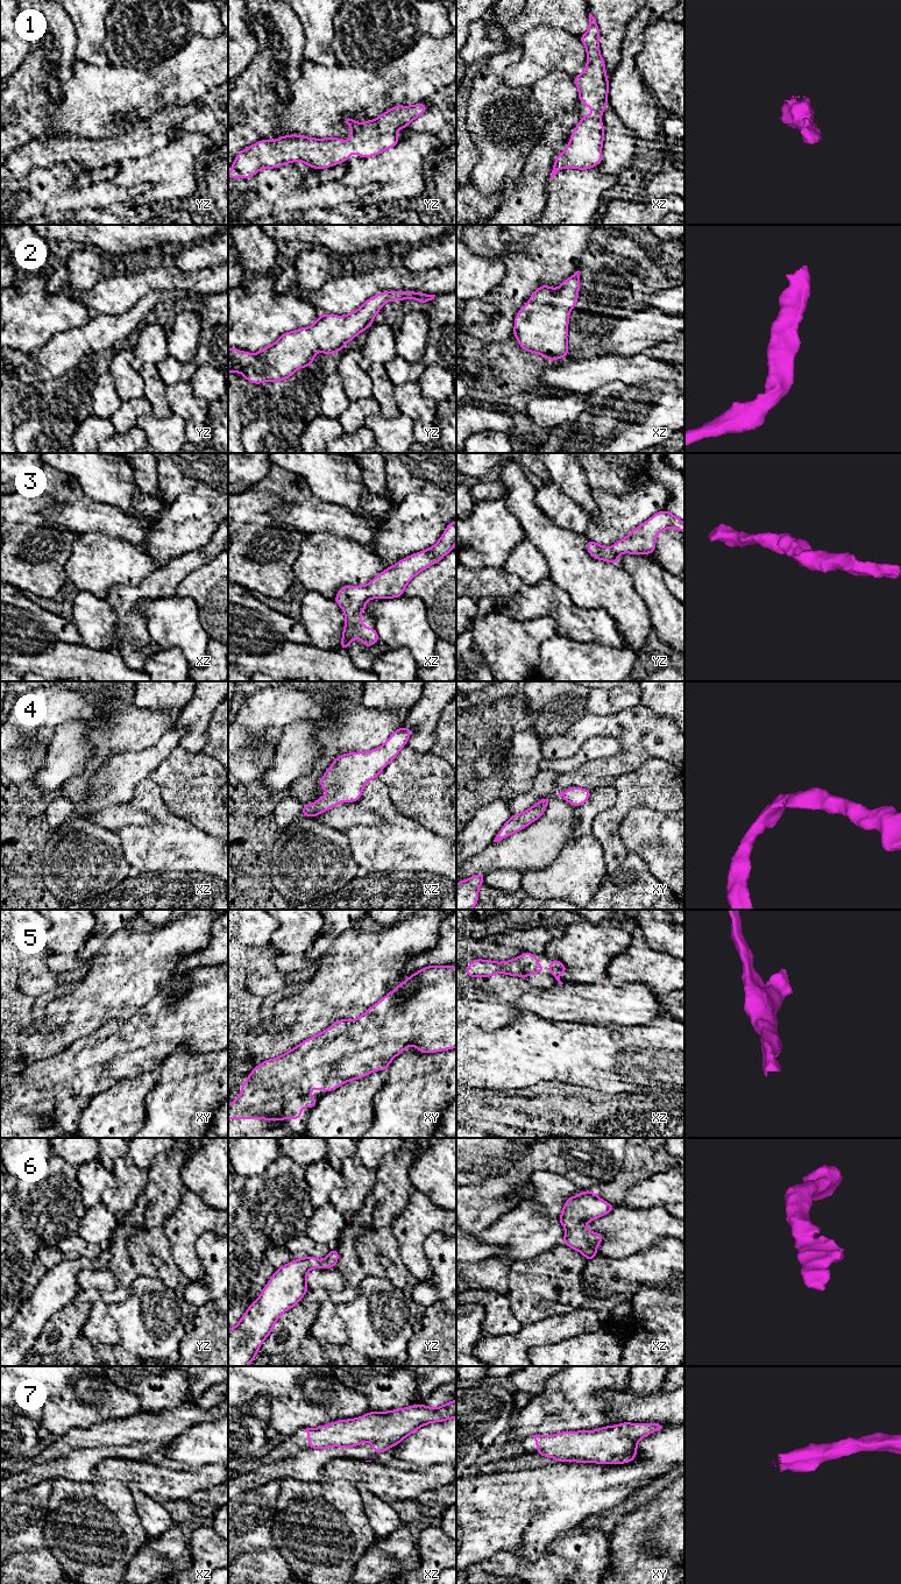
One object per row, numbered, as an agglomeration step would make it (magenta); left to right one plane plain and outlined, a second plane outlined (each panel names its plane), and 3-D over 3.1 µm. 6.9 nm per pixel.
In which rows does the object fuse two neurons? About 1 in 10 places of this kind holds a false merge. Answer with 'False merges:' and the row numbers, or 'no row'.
False merges: no row

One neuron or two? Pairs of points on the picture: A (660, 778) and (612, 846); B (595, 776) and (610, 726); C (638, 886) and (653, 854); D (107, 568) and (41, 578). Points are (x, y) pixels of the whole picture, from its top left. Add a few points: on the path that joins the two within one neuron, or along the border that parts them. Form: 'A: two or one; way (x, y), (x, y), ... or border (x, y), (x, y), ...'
A: one; way (640, 787), (608, 821), (608, 826)
B: one; way (610, 769), (629, 751), (629, 741), (625, 737)
C: two; border (629, 850), (637, 854), (648, 869)
D: two; border (72, 547), (64, 567), (68, 581)

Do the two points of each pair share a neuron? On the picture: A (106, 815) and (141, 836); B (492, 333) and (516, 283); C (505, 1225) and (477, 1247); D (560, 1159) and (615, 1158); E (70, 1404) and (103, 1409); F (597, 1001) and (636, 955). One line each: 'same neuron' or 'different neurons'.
A: different neurons
B: same neuron
C: different neurons
D: same neuron
E: same neuron
F: different neurons

